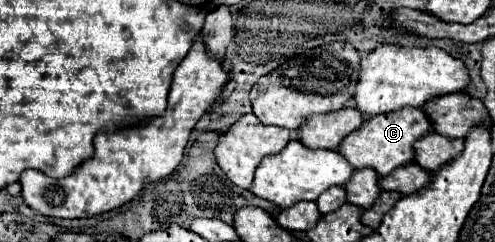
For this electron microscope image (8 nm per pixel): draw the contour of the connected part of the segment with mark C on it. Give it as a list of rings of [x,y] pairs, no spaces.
[[[408,107],[408,109],[400,109],[396,113],[382,113],[382,115],[370,117],[364,123],[364,127],[360,127],[354,133],[350,133],[340,143],[338,151],[356,169],[372,167],[380,175],[390,175],[394,169],[414,163],[414,155],[416,155],[414,153],[414,143],[418,139],[422,139],[426,133],[430,133],[430,131],[432,131],[432,121],[428,119],[426,111],[424,109],[416,109],[416,107]]]

